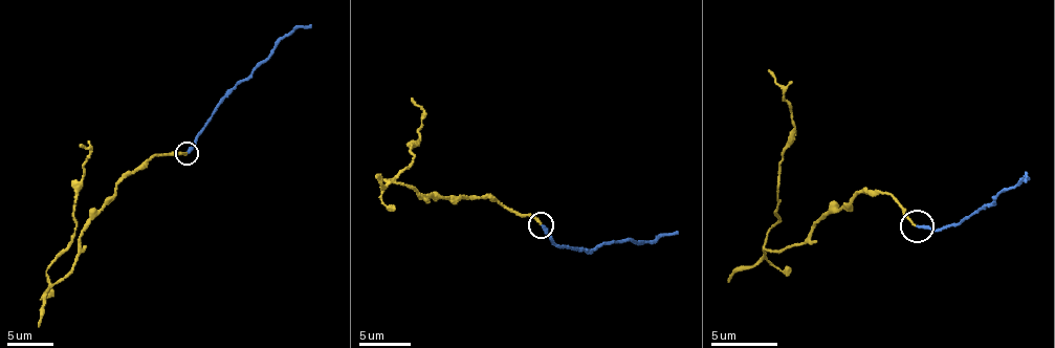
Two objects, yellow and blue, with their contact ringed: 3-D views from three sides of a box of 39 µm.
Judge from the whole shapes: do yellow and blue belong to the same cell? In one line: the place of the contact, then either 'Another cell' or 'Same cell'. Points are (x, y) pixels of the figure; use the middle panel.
Place: (541, 225). Same cell

